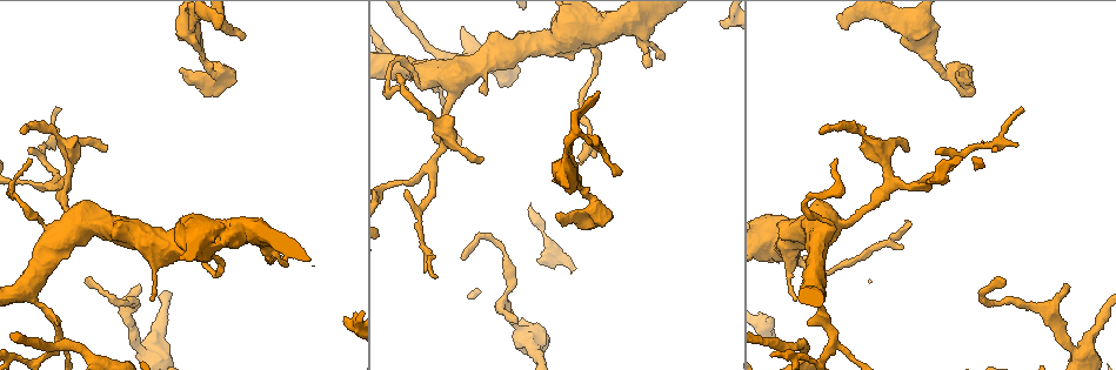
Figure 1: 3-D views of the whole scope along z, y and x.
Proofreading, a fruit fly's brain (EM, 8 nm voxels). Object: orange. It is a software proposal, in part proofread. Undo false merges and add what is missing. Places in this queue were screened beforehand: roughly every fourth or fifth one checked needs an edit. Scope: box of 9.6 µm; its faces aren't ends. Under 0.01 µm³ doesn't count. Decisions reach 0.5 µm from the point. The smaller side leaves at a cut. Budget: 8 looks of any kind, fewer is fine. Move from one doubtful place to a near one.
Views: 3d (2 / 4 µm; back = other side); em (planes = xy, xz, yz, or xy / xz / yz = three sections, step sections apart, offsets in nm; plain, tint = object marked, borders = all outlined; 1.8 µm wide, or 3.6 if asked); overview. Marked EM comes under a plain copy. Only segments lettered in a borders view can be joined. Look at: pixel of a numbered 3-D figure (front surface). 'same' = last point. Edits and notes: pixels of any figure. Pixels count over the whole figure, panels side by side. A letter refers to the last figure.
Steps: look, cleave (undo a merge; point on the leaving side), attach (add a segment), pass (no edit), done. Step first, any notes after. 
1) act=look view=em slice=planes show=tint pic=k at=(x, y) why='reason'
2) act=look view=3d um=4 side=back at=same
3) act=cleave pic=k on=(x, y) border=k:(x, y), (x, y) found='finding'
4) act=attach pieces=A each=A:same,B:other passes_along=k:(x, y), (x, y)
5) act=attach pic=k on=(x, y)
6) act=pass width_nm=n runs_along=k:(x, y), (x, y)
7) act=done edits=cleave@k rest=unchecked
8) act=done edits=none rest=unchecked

act=look view=em slice=planes show=borders pic=1 at=(618, 172) why='free end'

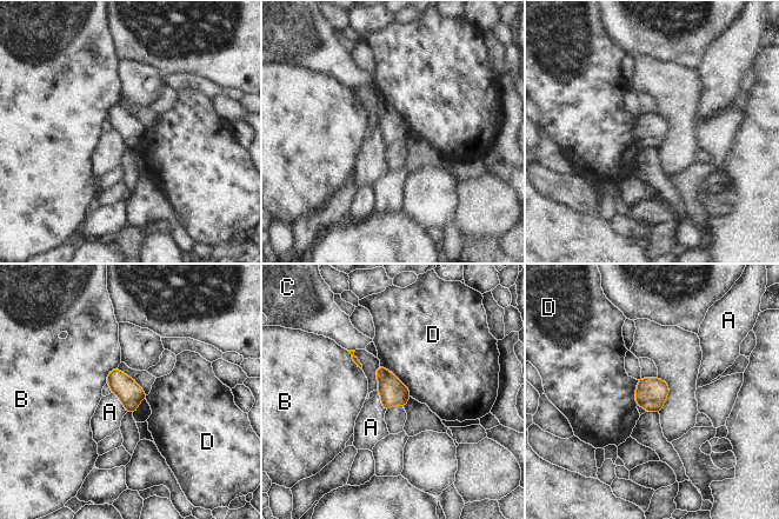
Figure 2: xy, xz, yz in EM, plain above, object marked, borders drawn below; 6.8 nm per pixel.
act=pass width_nm=170 each=A:other,B:other,C:other,D:other border=2:(112, 392), (126, 412) found='none of them fits'

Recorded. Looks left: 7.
act=look view=em slice=planes show=tint pic=1 at=(287, 264) why='free end'

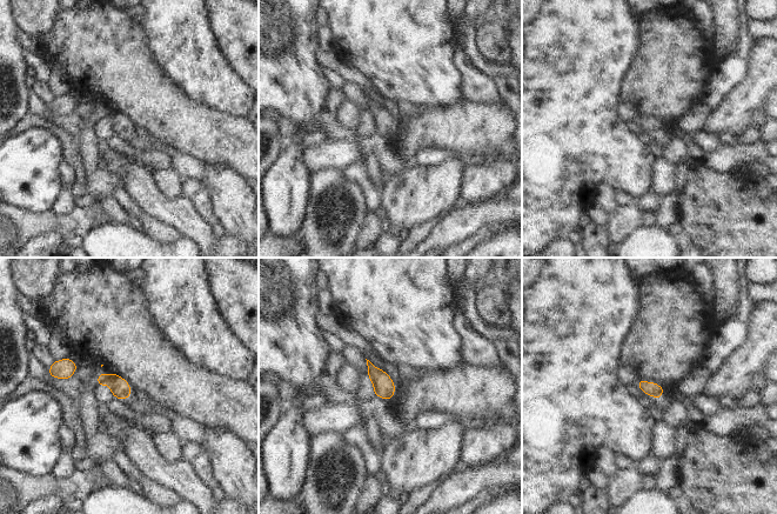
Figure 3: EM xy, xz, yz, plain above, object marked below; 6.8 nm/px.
act=look view=em slice=planes show=borders at=same why='what lies round it'

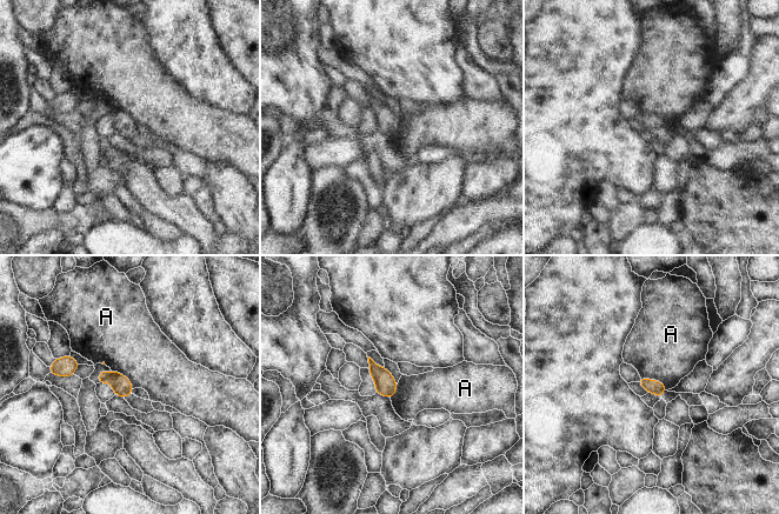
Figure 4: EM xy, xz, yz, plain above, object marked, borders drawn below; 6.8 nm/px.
act=pass each=A:other border=4:(640, 376), (656, 379), (666, 389) found='no lettered segment goes on from it'

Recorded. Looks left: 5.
act=look view=3d um=4 side=back pic=1 at=(1075, 353) why='calibre changes'

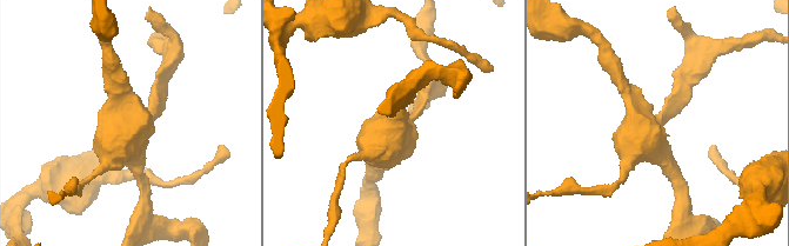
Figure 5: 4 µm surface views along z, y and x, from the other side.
act=look view=em um=3.6 slice=planes show=borders pic=5 at=(406, 129) why='now the EM'

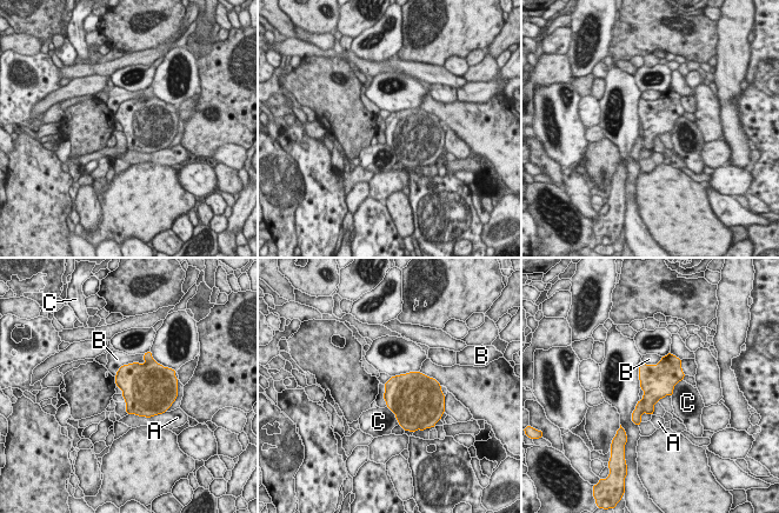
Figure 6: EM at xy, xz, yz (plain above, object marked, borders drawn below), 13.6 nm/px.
act=pass each=A:other,B:other,C:other border=6:(683, 379), (674, 386), (671, 397) found='one cell here'

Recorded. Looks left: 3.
act=done edits=none rest=unchecked

